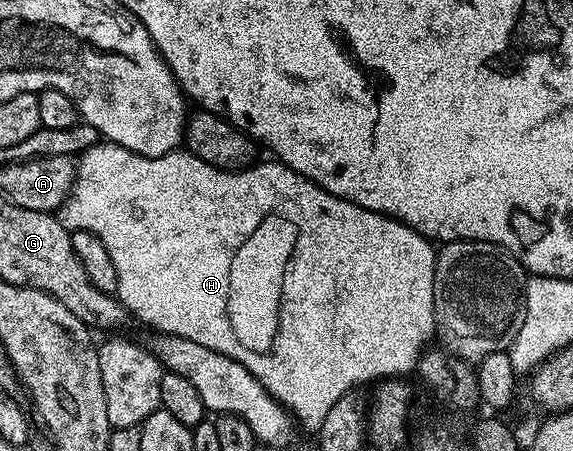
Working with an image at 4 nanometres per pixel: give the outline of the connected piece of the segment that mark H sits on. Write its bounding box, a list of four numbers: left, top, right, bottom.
[60,142,436,434]

